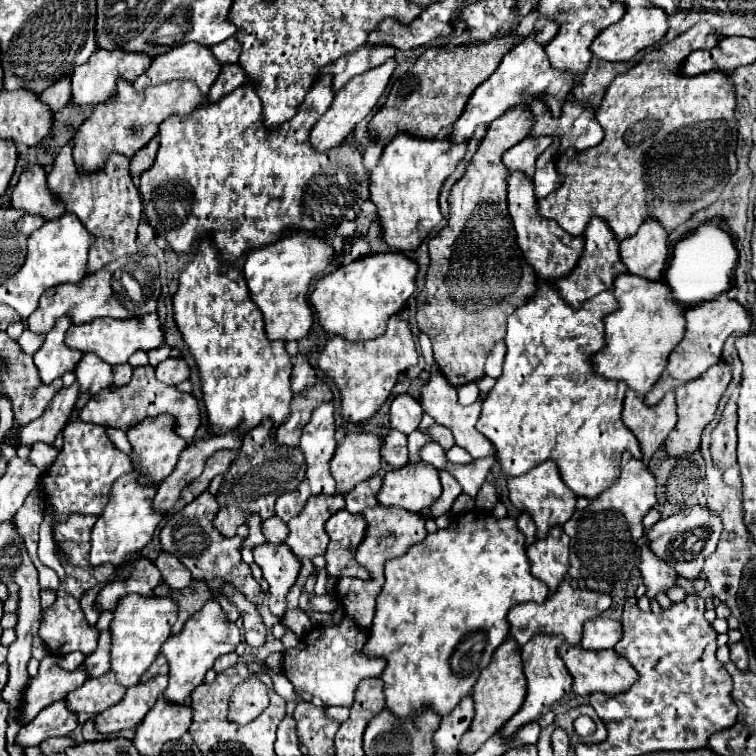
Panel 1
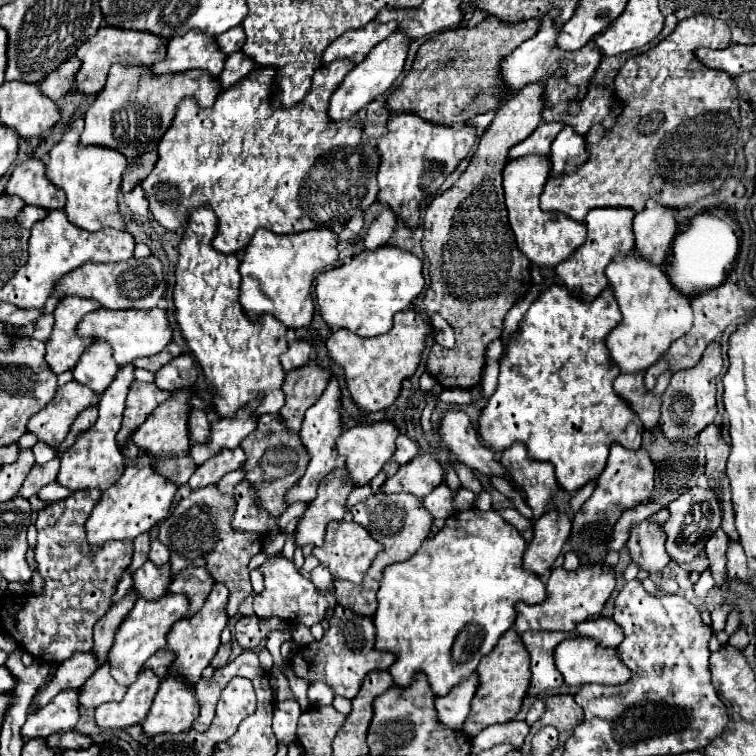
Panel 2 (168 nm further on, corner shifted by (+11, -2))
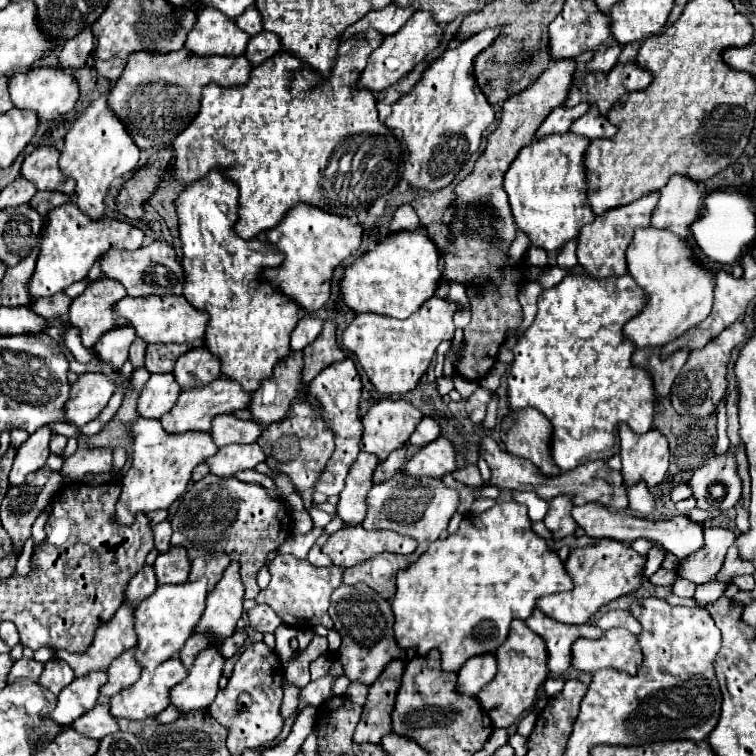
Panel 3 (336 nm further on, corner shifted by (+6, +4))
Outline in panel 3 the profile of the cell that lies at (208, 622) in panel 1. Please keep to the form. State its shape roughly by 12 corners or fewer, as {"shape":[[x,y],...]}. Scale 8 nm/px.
{"shape":[[231,562],[207,598],[195,632],[223,640],[243,614],[239,562]]}

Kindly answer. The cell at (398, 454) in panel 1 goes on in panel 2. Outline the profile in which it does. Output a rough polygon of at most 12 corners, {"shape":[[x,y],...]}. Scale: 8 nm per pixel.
{"shape":[[408,436],[396,438],[392,460],[402,466],[418,454],[420,446]]}

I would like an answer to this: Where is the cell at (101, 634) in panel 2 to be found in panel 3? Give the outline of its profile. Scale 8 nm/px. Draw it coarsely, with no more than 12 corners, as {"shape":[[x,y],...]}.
{"shape":[[145,564],[127,586],[135,606],[157,588],[153,566]]}

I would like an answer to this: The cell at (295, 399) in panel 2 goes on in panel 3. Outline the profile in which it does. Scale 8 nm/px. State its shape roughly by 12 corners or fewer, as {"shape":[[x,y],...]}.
{"shape":[[325,321],[317,340],[303,350],[303,384],[329,364],[347,358],[337,326]]}

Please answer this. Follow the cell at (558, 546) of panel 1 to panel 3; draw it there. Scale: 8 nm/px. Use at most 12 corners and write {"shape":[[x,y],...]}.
{"shape":[[571,496],[549,502],[543,522],[561,540],[575,532]]}

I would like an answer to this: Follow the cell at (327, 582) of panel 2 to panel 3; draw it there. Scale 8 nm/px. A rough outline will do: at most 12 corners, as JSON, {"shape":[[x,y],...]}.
{"shape":[[317,544],[311,548],[307,560],[313,566],[331,566],[329,558]]}

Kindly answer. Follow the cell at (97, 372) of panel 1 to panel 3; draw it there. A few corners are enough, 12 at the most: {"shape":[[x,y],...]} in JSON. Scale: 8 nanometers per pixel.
{"shape":[[119,326],[101,336],[95,352],[121,368],[135,340],[133,326]]}

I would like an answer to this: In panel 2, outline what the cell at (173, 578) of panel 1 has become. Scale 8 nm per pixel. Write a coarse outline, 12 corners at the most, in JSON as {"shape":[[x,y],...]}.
{"shape":[[152,540],[150,560],[158,566],[168,564],[168,548]]}

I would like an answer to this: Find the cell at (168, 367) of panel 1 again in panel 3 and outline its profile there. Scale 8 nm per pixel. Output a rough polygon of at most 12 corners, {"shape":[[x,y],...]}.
{"shape":[[191,348],[173,370],[181,388],[221,378],[207,348]]}

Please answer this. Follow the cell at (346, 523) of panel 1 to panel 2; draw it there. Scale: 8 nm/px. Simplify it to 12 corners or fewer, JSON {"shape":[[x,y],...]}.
{"shape":[[330,522],[314,556],[362,584],[380,544],[356,522]]}

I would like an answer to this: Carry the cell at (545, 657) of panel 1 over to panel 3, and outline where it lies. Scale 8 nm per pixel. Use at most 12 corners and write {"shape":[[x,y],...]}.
{"shape":[[537,608],[525,624],[547,642],[549,672],[571,666],[571,646],[581,636],[605,634],[593,624],[561,624]]}

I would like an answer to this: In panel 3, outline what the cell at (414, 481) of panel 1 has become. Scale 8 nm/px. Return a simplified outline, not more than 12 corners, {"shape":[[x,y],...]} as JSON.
{"shape":[[443,436],[405,466],[411,476],[443,478],[457,470],[457,448]]}

